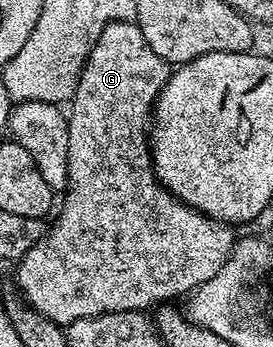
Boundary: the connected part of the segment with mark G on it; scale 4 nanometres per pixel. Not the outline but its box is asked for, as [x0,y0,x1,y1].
[18,20,237,328]

